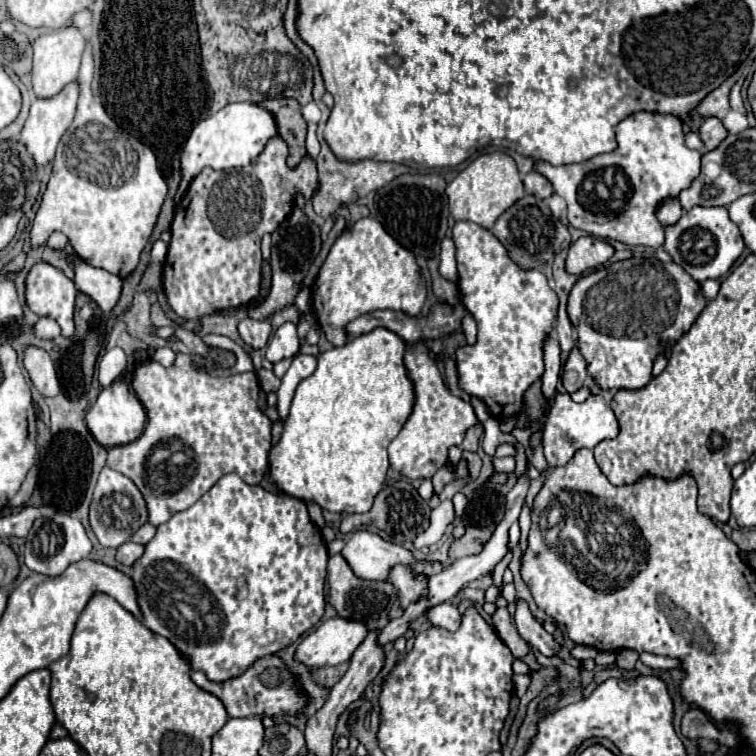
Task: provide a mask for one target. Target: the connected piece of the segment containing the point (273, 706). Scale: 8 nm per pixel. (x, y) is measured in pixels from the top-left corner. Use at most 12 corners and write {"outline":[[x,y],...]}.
{"outline":[[275,655],[213,685],[191,679],[229,717],[297,715],[307,703]]}

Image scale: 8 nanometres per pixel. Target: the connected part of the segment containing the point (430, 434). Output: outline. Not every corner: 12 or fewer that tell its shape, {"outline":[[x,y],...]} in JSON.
{"outline":[[405,341],[415,405],[389,467],[431,479],[477,425],[423,341]]}

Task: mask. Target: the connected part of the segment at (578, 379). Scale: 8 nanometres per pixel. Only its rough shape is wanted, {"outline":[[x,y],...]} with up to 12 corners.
{"outline":[[579,349],[571,351],[563,381],[569,393],[577,391],[587,377]]}

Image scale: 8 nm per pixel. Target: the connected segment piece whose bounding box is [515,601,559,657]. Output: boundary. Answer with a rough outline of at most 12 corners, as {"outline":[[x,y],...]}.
{"outline":[[515,601],[519,635],[537,651],[553,657],[553,635],[531,615],[525,601]]}

